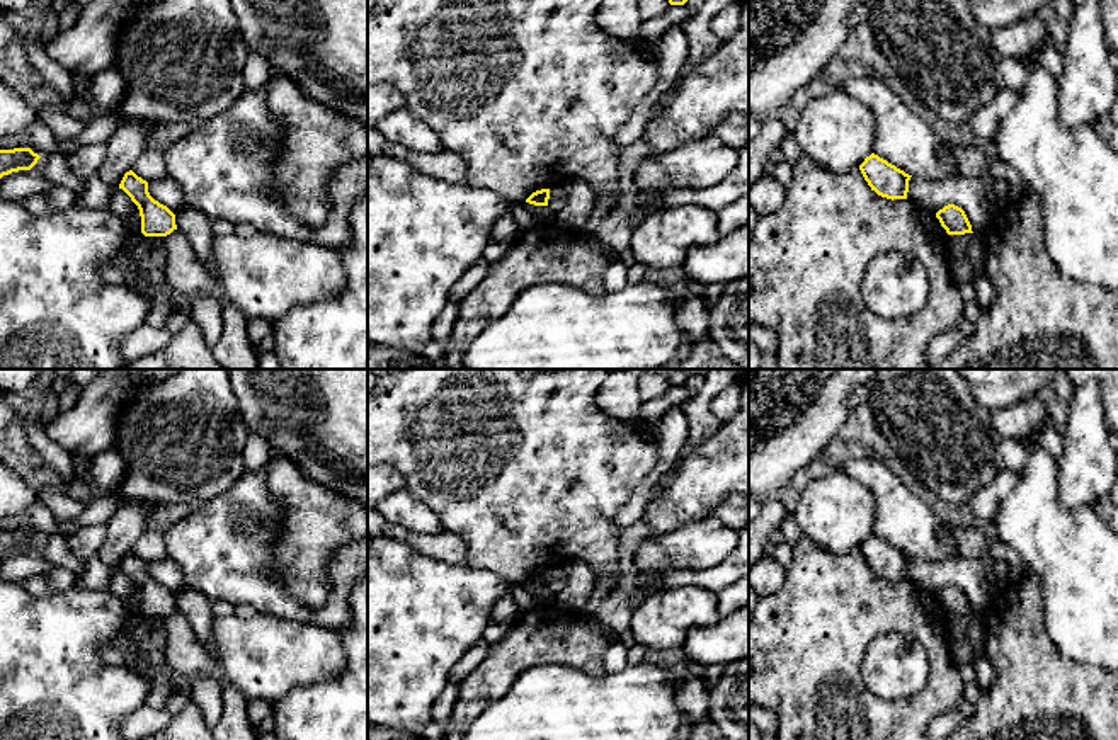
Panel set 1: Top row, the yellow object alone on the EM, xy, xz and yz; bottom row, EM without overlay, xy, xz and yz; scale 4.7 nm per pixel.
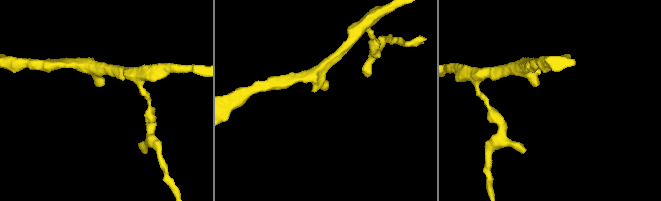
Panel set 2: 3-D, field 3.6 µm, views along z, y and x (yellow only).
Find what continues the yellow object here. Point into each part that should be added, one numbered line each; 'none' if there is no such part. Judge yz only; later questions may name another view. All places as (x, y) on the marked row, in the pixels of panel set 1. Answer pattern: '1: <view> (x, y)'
none

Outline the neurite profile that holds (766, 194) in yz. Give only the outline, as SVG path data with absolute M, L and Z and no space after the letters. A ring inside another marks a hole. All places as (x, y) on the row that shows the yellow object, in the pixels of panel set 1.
M762 175L749 187L749 206L757 213L773 214L786 197L786 187L769 175Z

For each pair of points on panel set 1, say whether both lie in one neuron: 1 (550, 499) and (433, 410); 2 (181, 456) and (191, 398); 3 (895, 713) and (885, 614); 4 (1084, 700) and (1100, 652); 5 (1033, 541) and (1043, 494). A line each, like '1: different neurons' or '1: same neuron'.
1: same neuron
2: same neuron
3: same neuron
4: different neurons
5: same neuron

